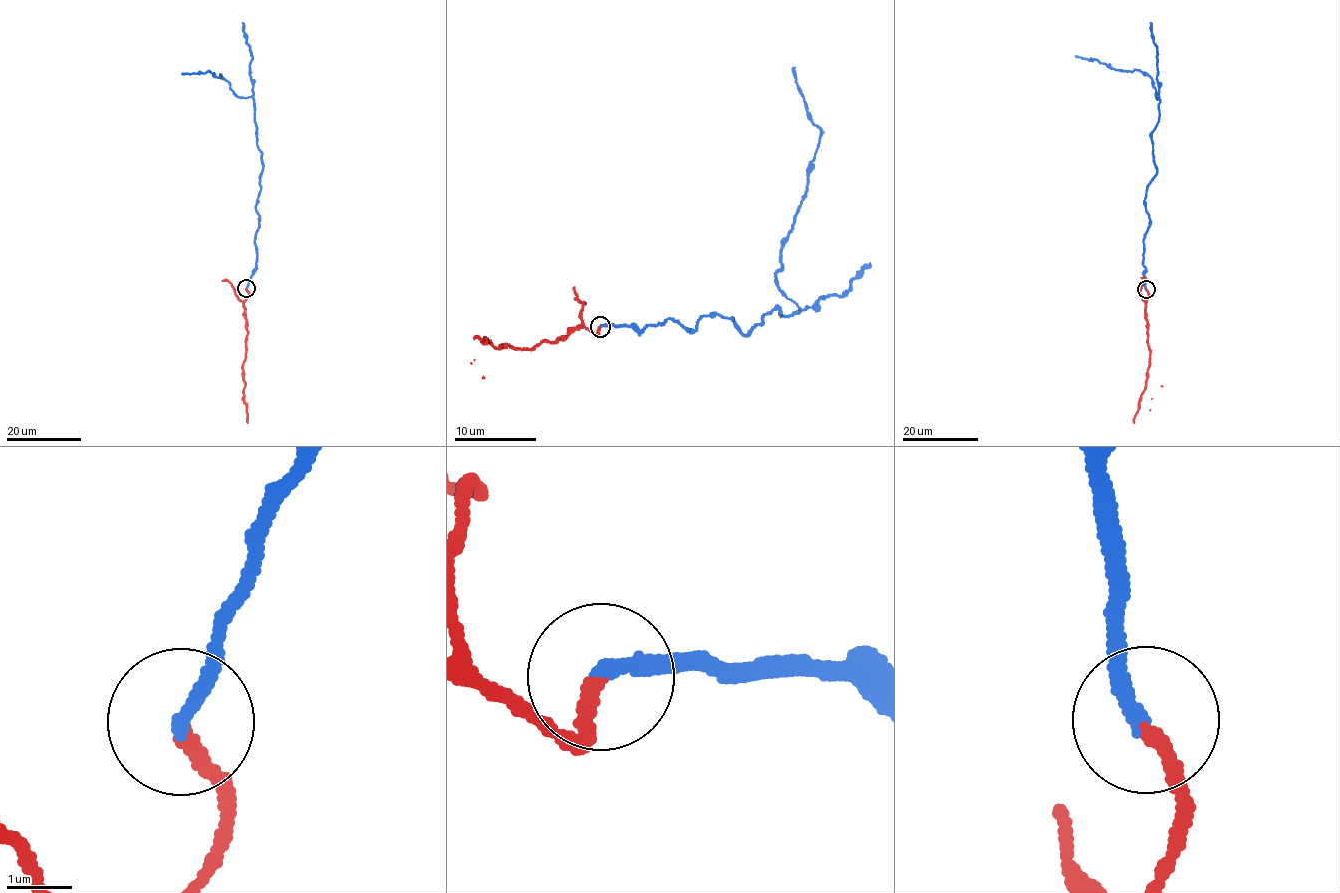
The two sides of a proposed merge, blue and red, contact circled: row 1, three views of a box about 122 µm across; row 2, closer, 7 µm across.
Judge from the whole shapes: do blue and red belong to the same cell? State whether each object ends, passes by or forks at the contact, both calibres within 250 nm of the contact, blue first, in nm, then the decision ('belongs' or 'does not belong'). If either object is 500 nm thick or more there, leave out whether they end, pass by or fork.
blue ends there; red ends there; 240 nm thick on the blue side, 220 nm on the other; belongs

